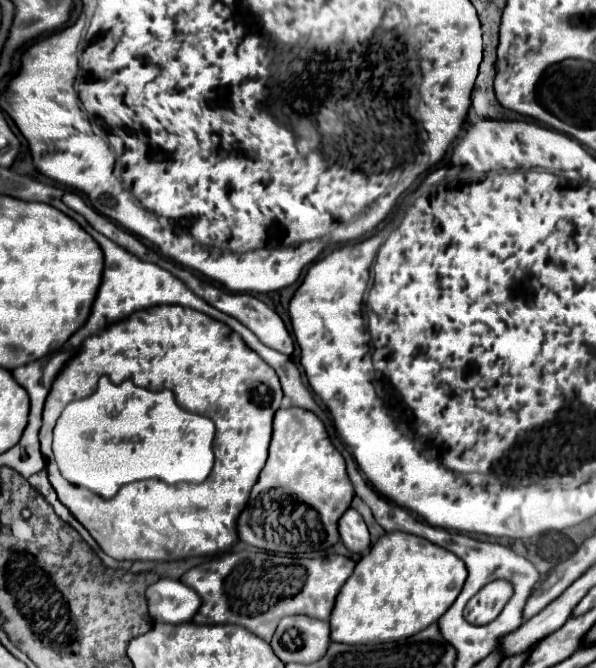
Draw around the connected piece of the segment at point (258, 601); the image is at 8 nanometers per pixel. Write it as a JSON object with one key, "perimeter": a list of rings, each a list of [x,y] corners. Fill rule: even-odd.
{"perimeter":[[[242,550],[242,552],[230,552],[220,558],[202,562],[194,566],[192,570],[188,570],[182,576],[182,580],[190,588],[194,588],[198,596],[202,598],[202,606],[194,616],[196,624],[236,624],[268,642],[282,616],[308,614],[316,620],[328,620],[334,608],[336,594],[354,572],[354,566],[356,566],[356,560],[340,556],[340,554],[330,554],[324,558],[292,558],[292,556],[280,556],[280,554],[272,554],[264,550],[262,552]]]}

